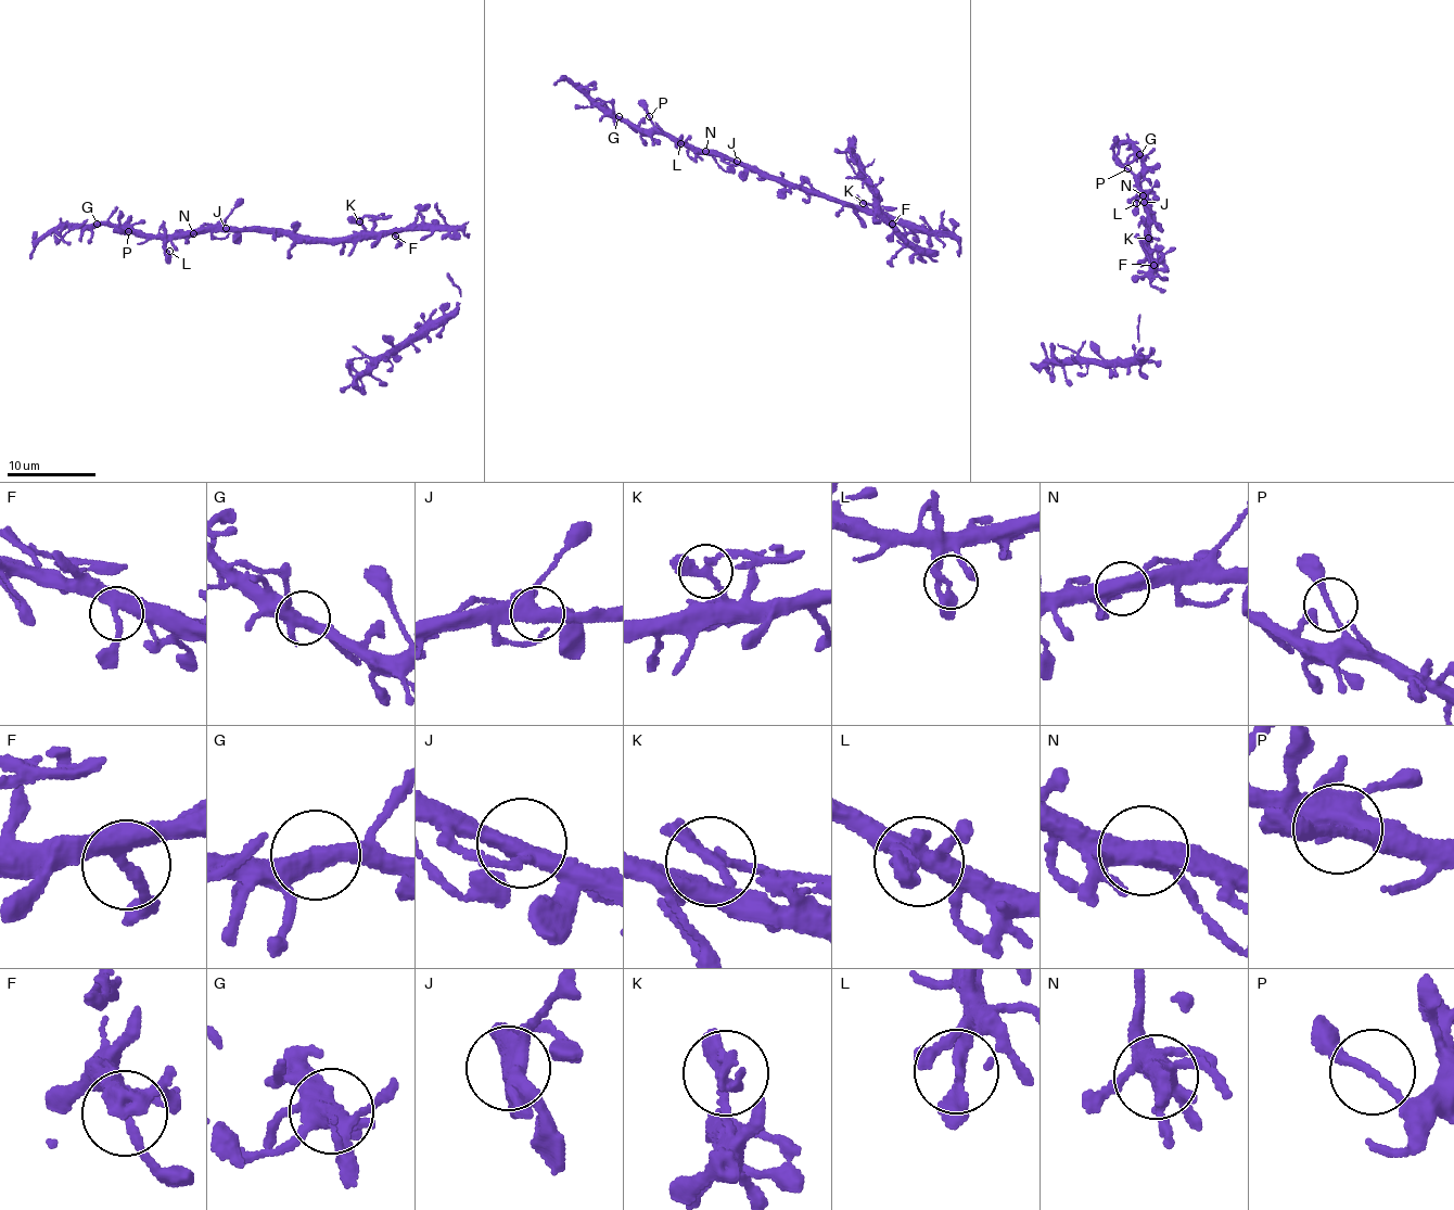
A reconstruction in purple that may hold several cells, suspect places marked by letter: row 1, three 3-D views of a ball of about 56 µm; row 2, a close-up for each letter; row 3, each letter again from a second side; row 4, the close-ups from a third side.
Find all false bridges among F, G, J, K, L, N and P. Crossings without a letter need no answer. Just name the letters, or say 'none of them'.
K

